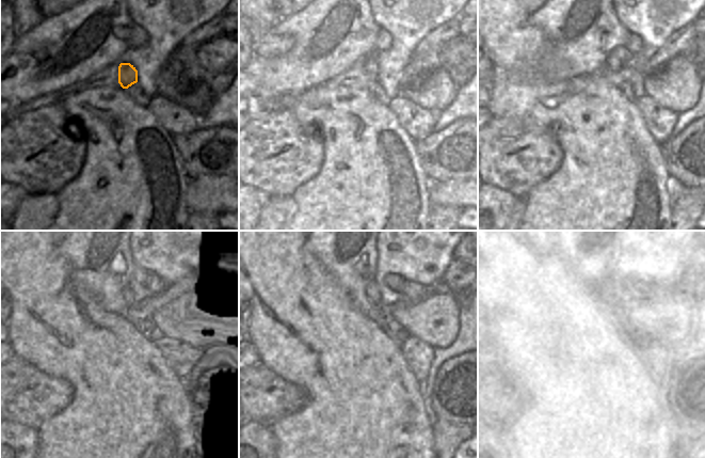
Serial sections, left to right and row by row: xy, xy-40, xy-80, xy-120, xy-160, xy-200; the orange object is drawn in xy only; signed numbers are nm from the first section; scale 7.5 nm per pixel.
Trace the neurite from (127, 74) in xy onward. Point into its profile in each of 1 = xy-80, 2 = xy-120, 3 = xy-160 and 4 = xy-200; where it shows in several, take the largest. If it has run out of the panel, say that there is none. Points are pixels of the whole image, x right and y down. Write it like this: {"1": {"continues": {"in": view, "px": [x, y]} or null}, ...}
{"1": {"continues": {"in": "xy-80", "px": [619, 57]}}, "2": {"continues": {"in": "xy-120", "px": [135, 295]}}, "3": {"continues": {"in": "xy-160", "px": [375, 294]}}, "4": {"continues": {"in": "xy-200", "px": [608, 290]}}}

